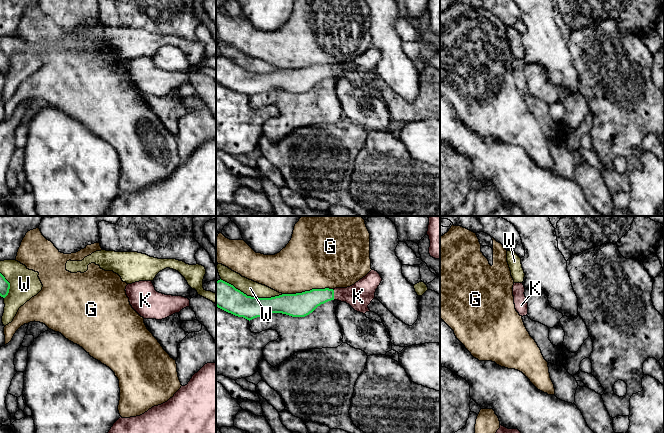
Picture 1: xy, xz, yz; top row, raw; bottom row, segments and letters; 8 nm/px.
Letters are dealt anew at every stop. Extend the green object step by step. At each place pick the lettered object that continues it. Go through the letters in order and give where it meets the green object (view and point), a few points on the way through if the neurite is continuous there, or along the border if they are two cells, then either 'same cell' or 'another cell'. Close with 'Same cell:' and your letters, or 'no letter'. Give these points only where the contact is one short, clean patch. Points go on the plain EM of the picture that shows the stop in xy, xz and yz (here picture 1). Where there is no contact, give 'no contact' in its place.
G: meets green in xz at (307, 67); another cell
K: meets green in xz at (333, 70); runs through xz (304, 79), (318, 72), (333, 70), (358, 72); same cell
W: meets green in xz at (250, 72); another cell
Same cell: K

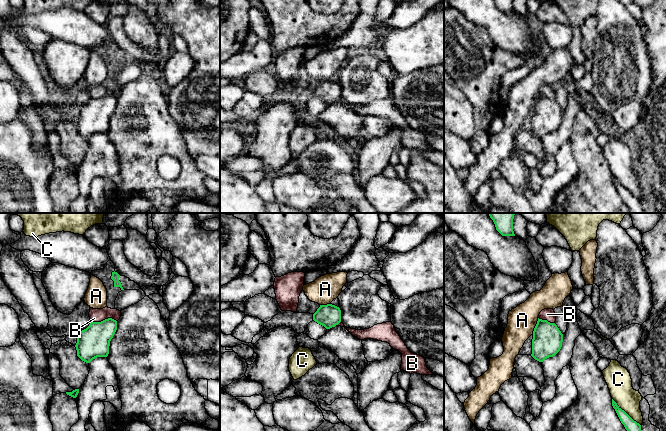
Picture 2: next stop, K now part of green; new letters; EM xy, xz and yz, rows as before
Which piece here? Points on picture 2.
A: meets green in yz at (535, 102); border along yz (538, 94), (532, 109); another cell
B: meets green in xy at (103, 96); another cell
C: meets green in yz at (625, 188); another cell
Same cell: no letter

